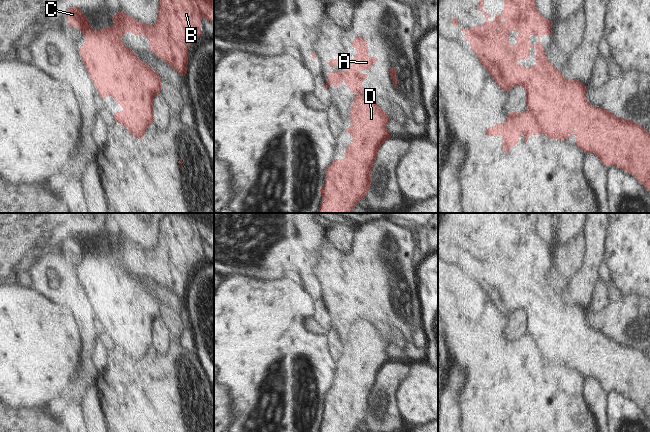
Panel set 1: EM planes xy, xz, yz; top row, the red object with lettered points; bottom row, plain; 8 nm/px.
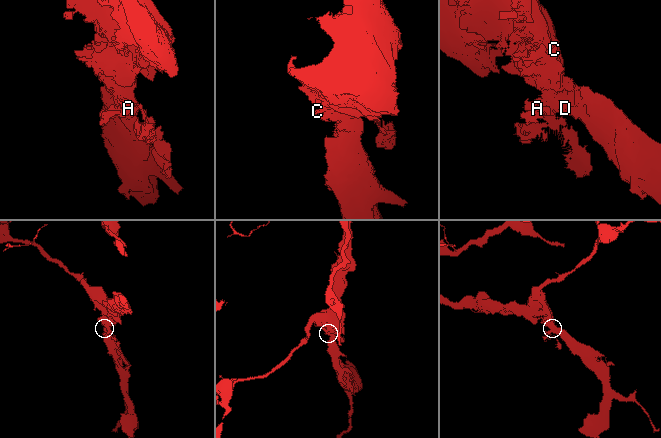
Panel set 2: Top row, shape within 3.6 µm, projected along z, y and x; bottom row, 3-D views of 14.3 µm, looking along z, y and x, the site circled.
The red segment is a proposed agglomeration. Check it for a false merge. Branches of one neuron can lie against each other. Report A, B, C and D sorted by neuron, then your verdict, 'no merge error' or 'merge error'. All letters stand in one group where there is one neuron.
groups A / B C D; merge error

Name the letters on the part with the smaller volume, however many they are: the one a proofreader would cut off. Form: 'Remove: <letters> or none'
Remove: A

